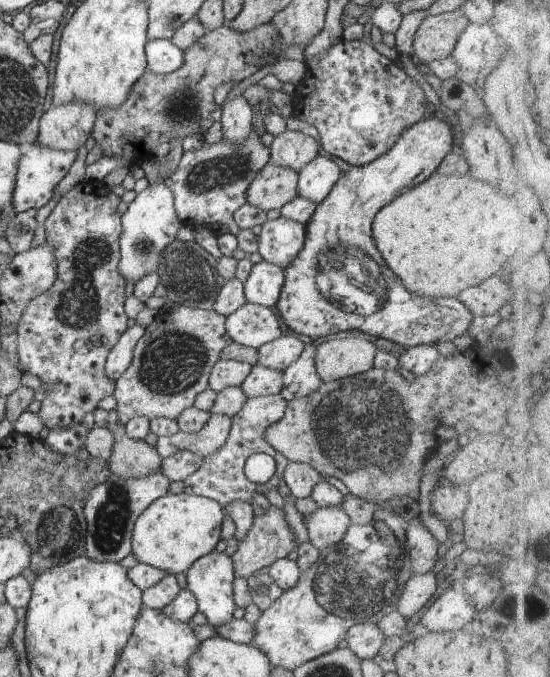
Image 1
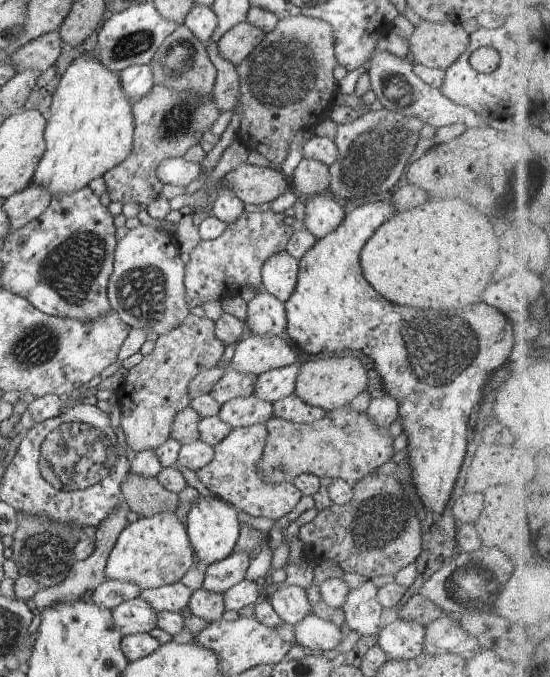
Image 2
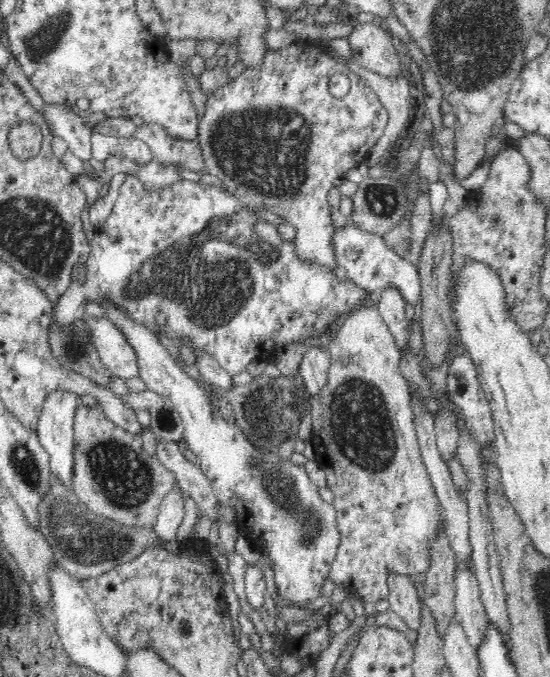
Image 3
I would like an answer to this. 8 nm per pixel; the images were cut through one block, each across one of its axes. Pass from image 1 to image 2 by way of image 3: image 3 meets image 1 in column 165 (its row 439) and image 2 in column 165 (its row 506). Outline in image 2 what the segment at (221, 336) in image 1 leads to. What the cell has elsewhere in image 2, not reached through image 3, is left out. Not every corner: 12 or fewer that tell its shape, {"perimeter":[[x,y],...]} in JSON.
{"perimeter":[[188,313],[131,368],[114,402],[125,444],[156,450],[190,381],[226,346]]}

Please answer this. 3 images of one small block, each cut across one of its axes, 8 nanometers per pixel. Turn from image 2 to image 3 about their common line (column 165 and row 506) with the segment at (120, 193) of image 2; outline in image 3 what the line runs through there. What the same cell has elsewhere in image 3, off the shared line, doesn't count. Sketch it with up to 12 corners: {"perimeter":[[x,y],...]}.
{"perimeter":[[100,406],[73,420],[75,496],[153,528],[179,482]]}

